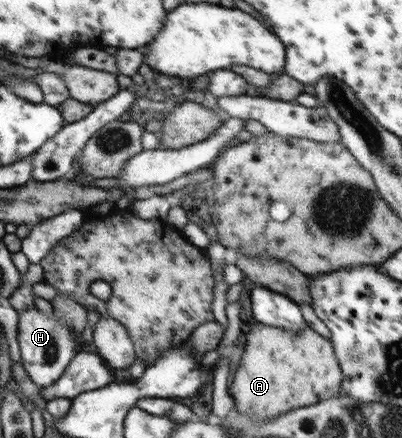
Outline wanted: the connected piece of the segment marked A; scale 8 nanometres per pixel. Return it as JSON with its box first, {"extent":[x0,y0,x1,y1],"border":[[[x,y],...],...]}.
{"extent":[227,322,342,422],"border":[[[260,322],[245,326],[244,331],[244,350],[227,391],[233,398],[235,409],[245,414],[252,422],[278,418],[289,410],[317,404],[339,394],[342,378],[340,363],[334,354],[333,344],[324,336],[318,335],[317,331],[305,326],[301,332],[292,332],[275,326],[266,326]]]}

